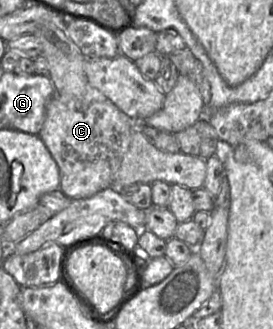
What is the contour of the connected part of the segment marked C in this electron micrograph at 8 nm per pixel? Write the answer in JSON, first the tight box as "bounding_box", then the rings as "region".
{"bounding_box":[34,22,206,199],"region":[[[64,22],[43,23],[34,35],[39,39],[42,55],[49,63],[49,78],[55,91],[47,104],[39,137],[57,163],[60,189],[68,198],[83,199],[106,188],[123,188],[135,183],[152,184],[155,181],[178,184],[190,190],[203,187],[206,160],[182,152],[168,153],[158,150],[140,131],[141,122],[133,121],[100,91],[89,85],[84,70],[85,57],[64,30]]]}

